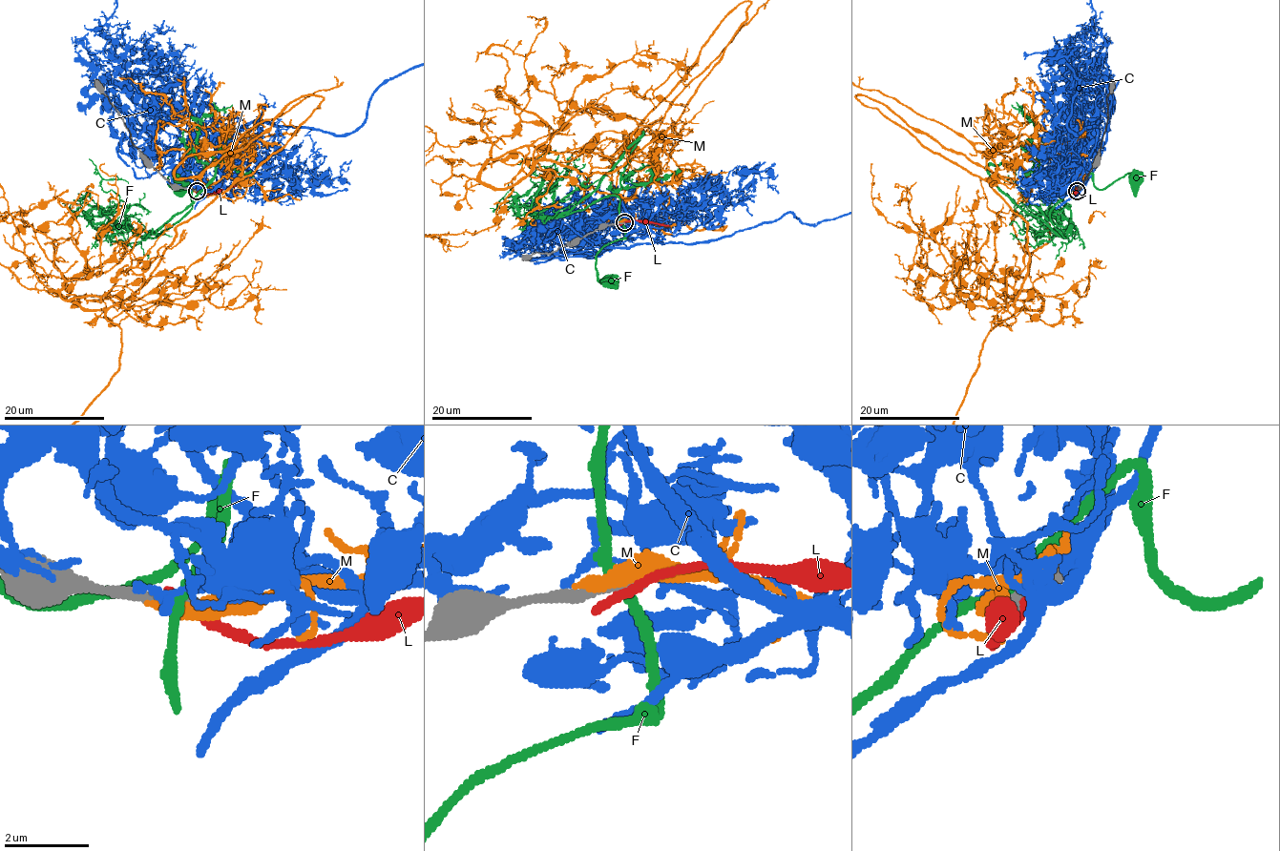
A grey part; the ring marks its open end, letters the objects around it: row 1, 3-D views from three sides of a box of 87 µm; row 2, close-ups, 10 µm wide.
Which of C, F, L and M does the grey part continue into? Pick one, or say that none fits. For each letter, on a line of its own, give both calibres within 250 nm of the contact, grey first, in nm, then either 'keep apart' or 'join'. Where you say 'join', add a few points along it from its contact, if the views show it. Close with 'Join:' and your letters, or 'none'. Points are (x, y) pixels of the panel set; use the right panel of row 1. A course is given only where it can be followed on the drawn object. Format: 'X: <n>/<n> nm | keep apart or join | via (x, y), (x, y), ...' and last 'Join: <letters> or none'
C: 240/130 nm | keep apart
F: 300/240 nm | keep apart
L: 240/280 nm | keep apart
M: 280/500 nm | keep apart
Join: none

